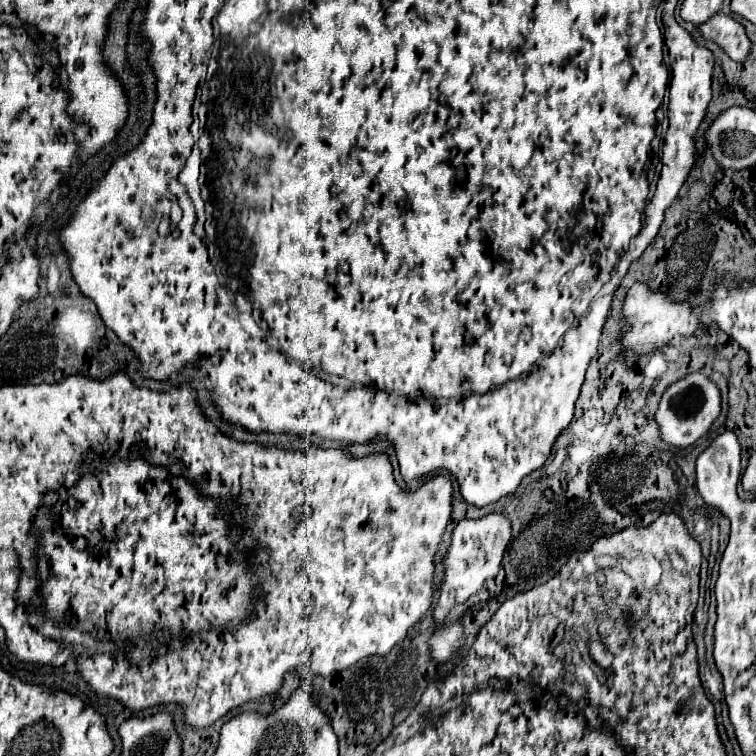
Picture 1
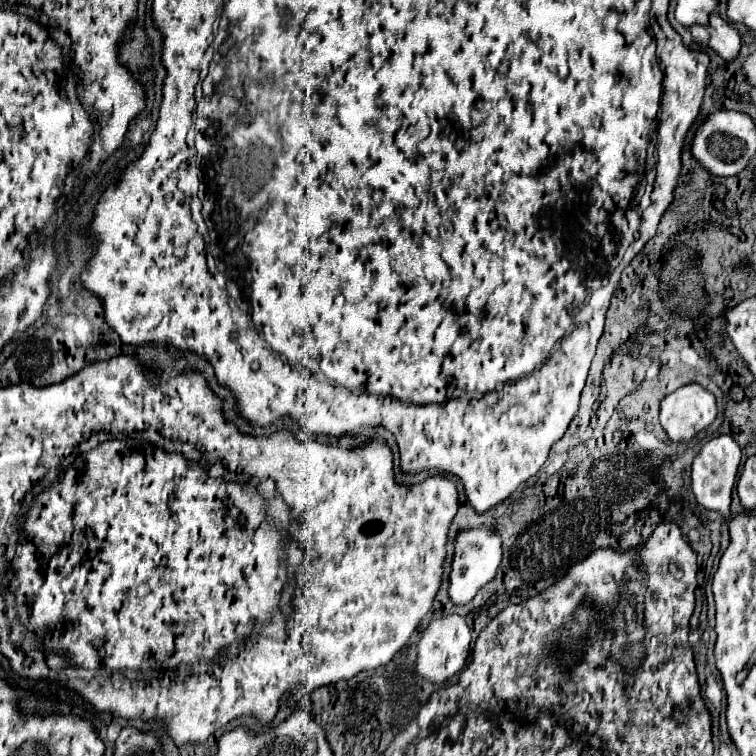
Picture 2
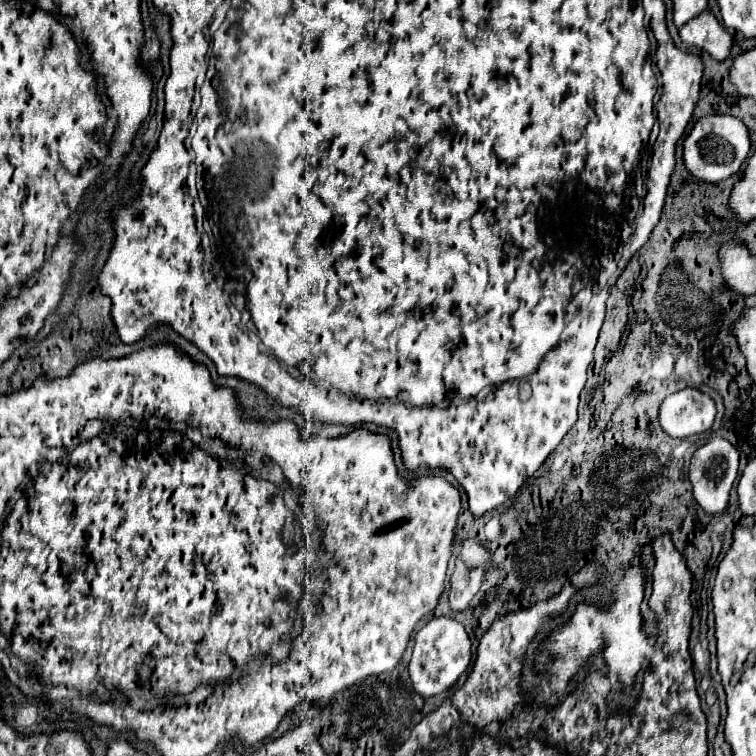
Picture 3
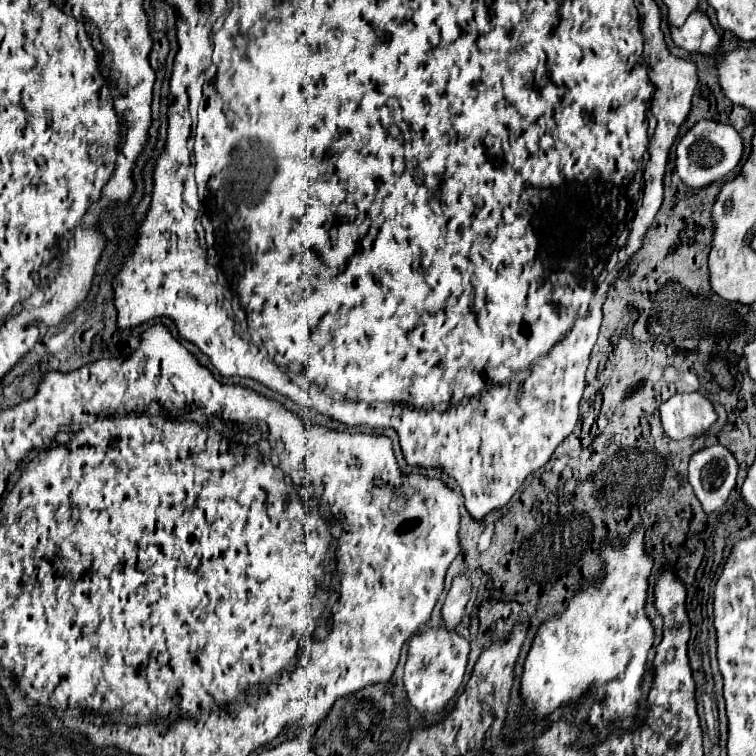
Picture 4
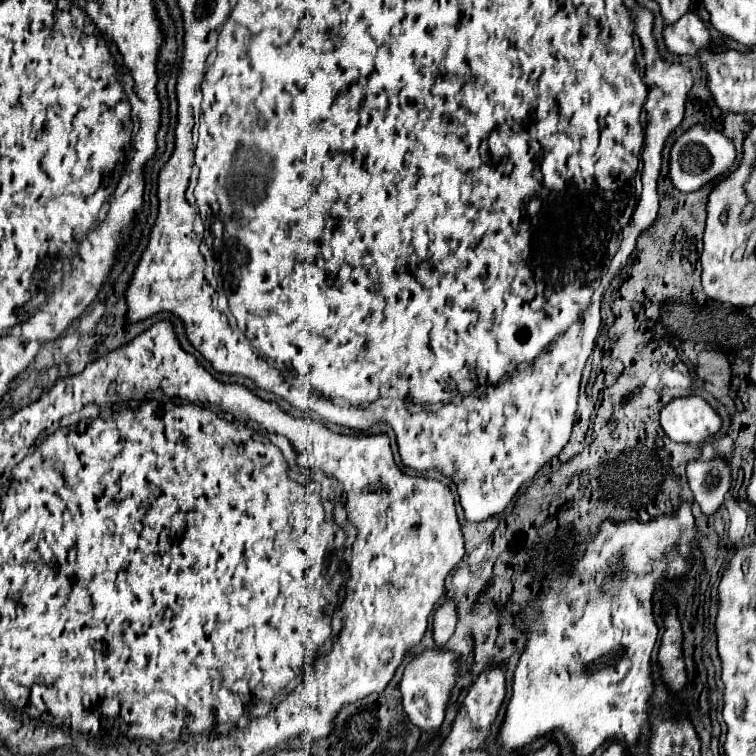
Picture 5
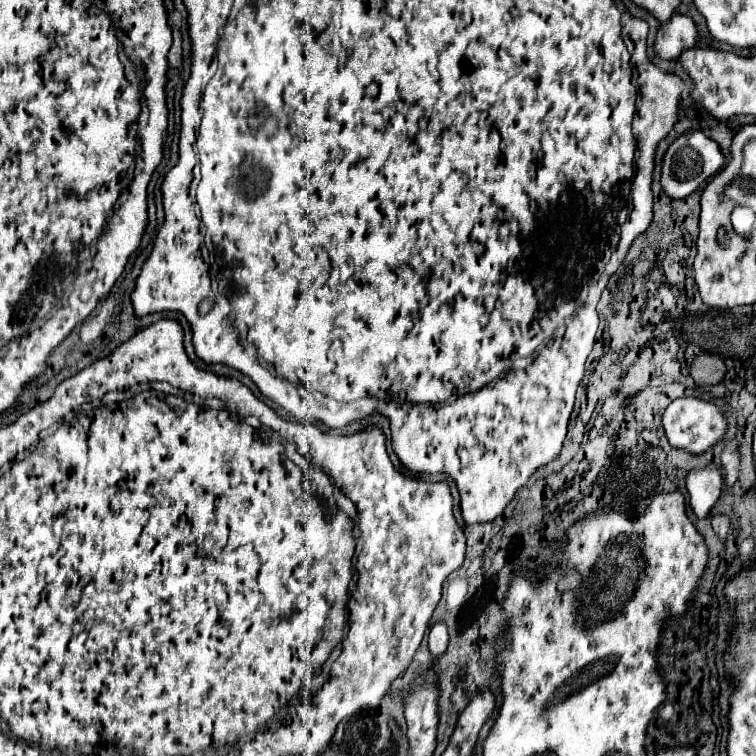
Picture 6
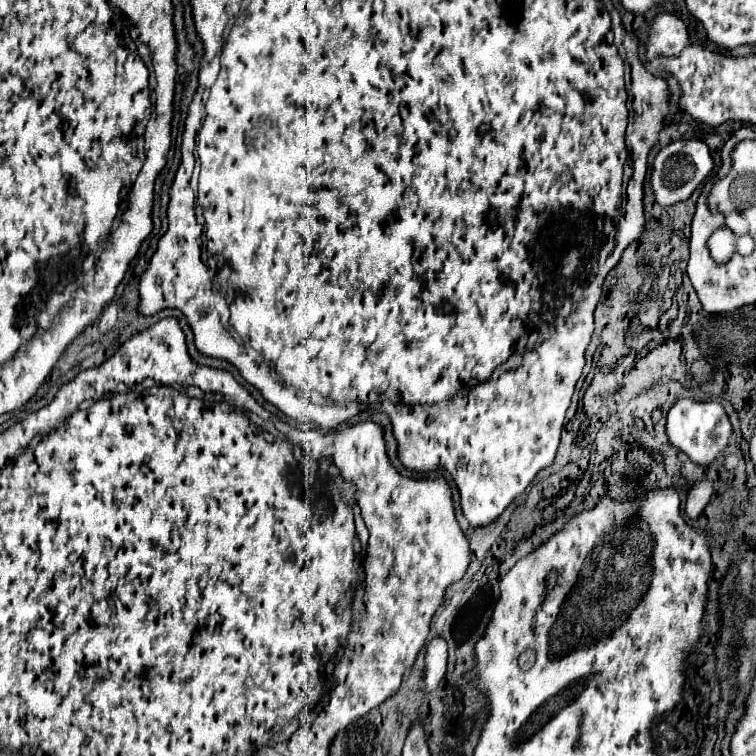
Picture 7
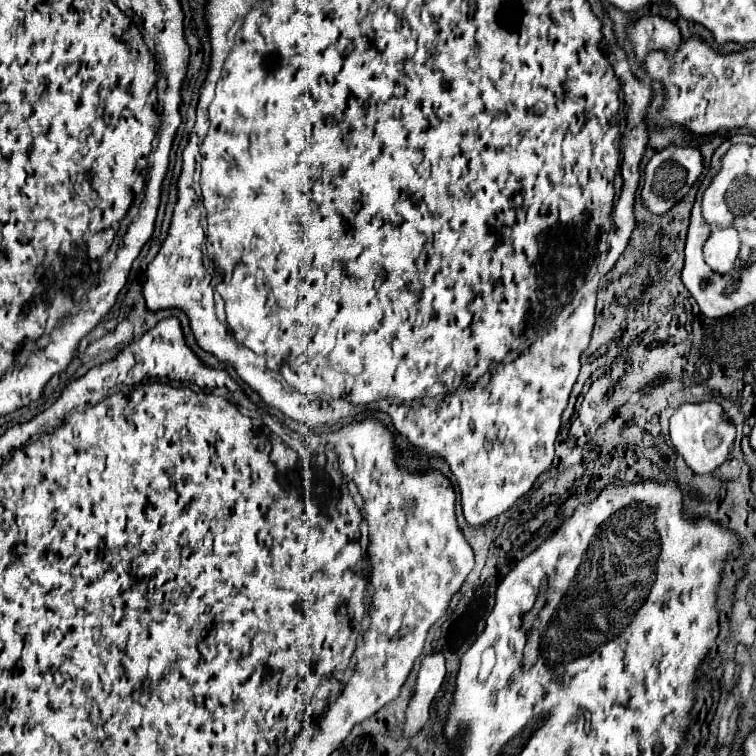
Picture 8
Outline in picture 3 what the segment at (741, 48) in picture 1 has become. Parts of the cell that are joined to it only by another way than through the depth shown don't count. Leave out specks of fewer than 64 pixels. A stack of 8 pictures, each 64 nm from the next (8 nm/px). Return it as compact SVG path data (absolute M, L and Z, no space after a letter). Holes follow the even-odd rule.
M708 10L698 18L692 18L688 24L684 24L680 28L680 36L684 44L702 48L710 52L710 56L716 60L726 60L734 44L732 34Z

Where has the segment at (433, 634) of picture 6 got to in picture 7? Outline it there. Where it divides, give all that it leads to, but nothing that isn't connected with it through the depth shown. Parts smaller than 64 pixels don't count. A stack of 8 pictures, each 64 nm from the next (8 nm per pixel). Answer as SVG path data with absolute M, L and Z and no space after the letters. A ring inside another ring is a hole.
M434 636L426 646L426 676L424 676L424 688L426 692L434 690L444 672L446 672L446 640L442 636Z

